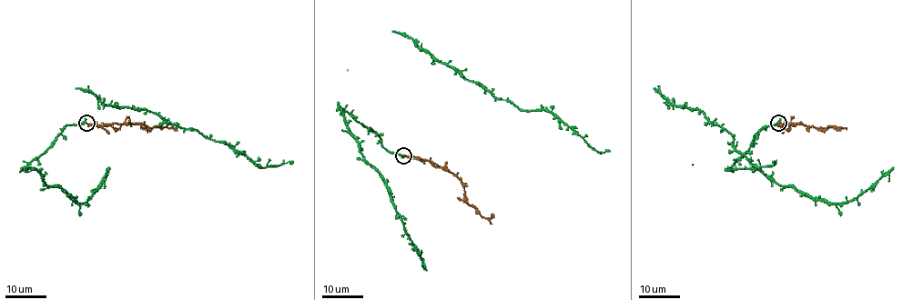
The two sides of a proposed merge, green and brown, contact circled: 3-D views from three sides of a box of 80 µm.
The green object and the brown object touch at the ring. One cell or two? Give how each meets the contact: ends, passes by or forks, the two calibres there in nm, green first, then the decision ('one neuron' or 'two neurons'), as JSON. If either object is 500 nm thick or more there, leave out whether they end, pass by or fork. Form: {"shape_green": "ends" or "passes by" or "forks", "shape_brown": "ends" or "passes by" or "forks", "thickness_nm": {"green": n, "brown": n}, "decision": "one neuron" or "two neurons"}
{"shape_green": "passes by", "shape_brown": "ends", "thickness_nm": {"green": 320, "brown": 300}, "decision": "one neuron"}

